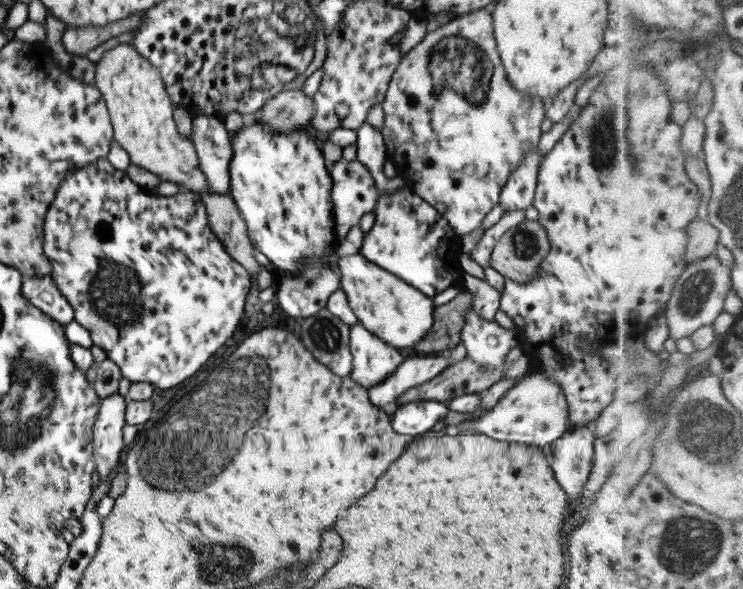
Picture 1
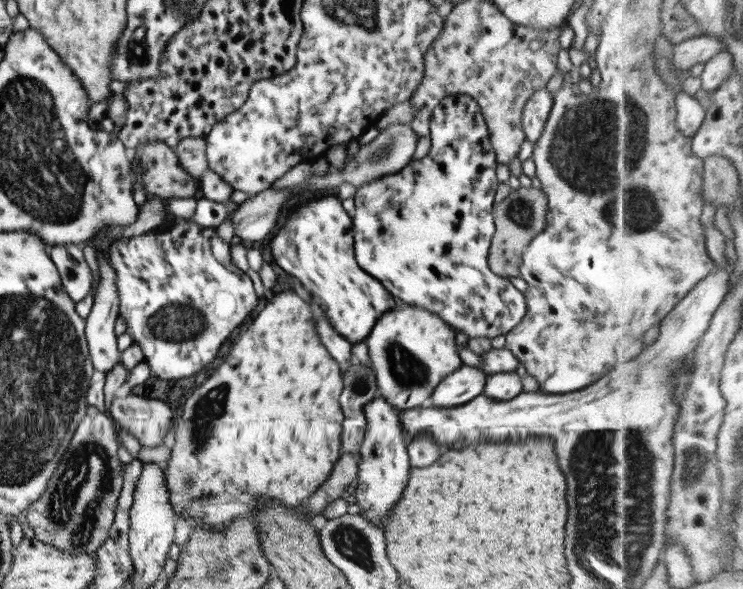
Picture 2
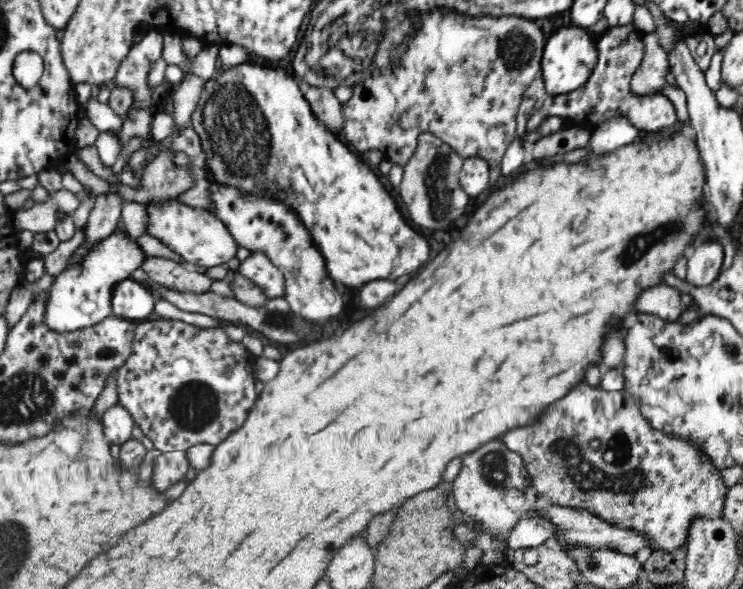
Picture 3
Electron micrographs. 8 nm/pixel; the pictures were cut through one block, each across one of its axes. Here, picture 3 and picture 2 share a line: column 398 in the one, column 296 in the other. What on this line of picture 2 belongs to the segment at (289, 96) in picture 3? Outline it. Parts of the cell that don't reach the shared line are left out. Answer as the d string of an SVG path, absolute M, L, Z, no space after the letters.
M320 193L304 197L306 196L307 203L289 211L290 214L285 219L283 226L279 230L276 228L270 240L271 256L281 270L299 281L301 286L312 296L339 336L352 345L363 342L382 312L394 308L398 301L383 288L378 280L357 266L352 249L352 217L343 210L340 201L336 197L324 197Z

